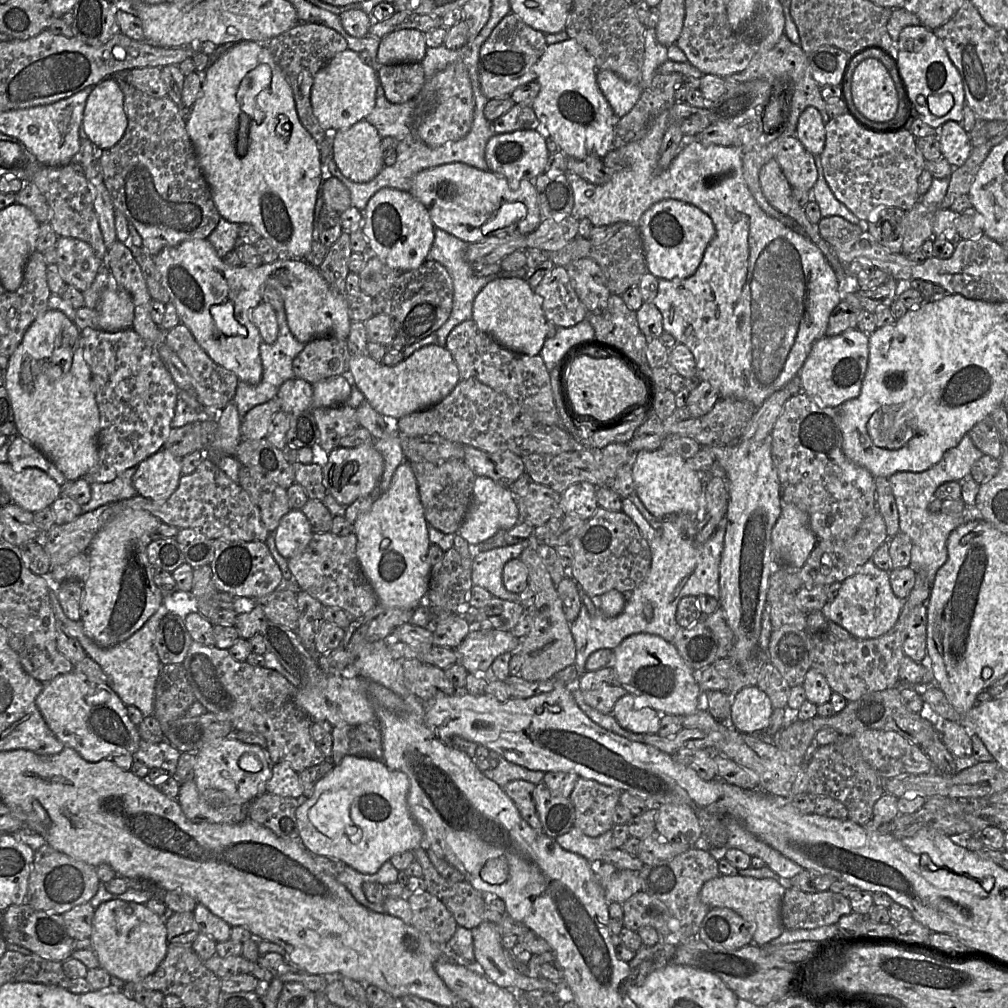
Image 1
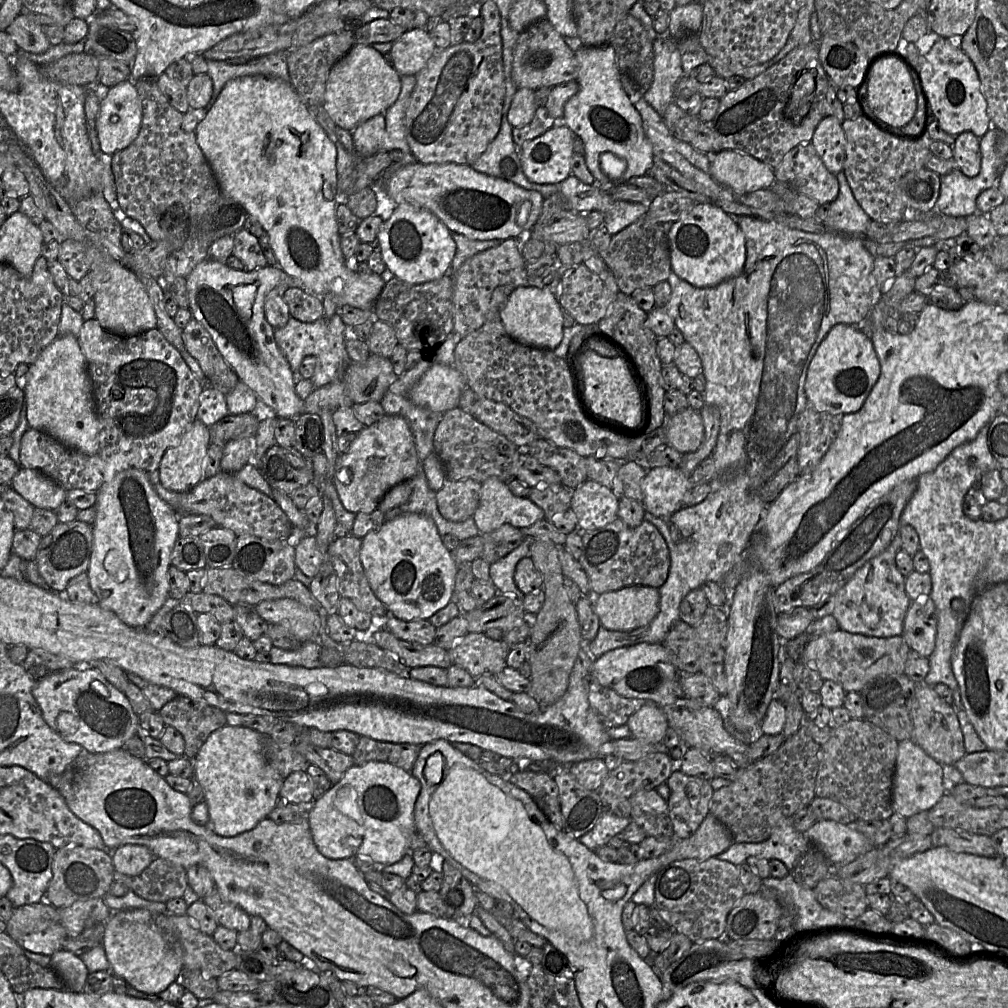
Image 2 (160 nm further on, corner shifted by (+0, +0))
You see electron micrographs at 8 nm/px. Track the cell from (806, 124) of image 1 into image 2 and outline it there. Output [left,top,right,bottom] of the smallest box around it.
[810,116,847,175]

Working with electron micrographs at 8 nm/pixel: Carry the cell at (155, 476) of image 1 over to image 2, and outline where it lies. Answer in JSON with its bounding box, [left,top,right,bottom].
[158,420,209,492]

